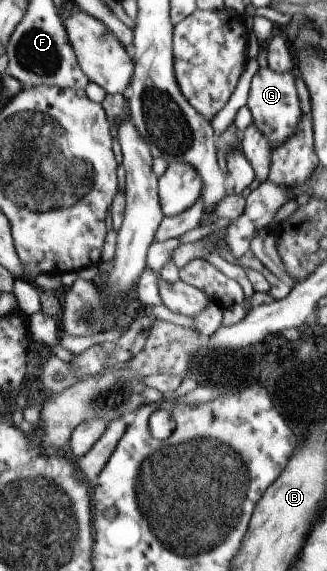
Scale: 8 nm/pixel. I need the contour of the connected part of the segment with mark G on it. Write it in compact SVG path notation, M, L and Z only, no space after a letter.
M266 66L258 68L250 81L245 105L251 112L252 123L266 137L271 150L276 145L283 143L293 133L302 114L294 79L291 71L289 73L277 73Z

